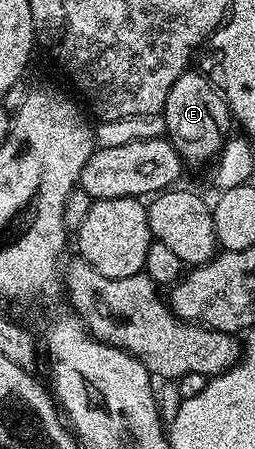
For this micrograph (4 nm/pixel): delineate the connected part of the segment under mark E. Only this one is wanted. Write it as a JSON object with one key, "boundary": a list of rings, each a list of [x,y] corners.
{"boundary":[[[187,70],[180,74],[180,78],[176,78],[176,82],[172,82],[172,90],[168,90],[166,107],[160,113],[166,119],[166,136],[183,163],[189,167],[211,163],[231,135],[230,124],[232,128],[232,117],[226,104],[226,97],[209,75],[202,73],[201,76],[194,71]]]}

